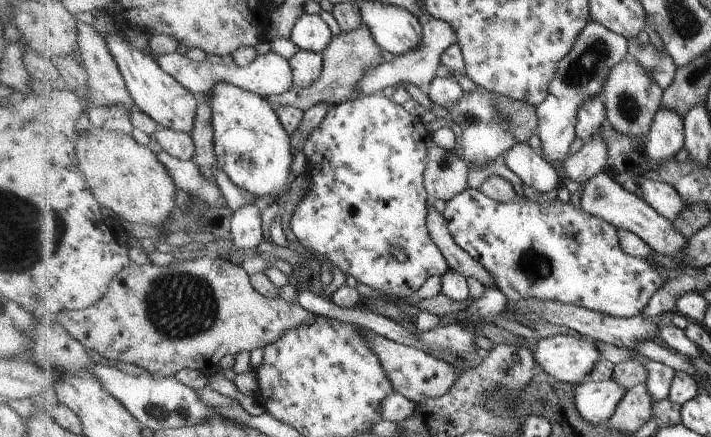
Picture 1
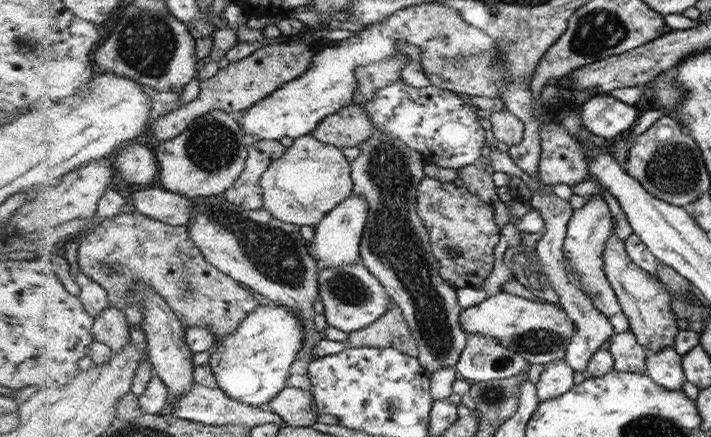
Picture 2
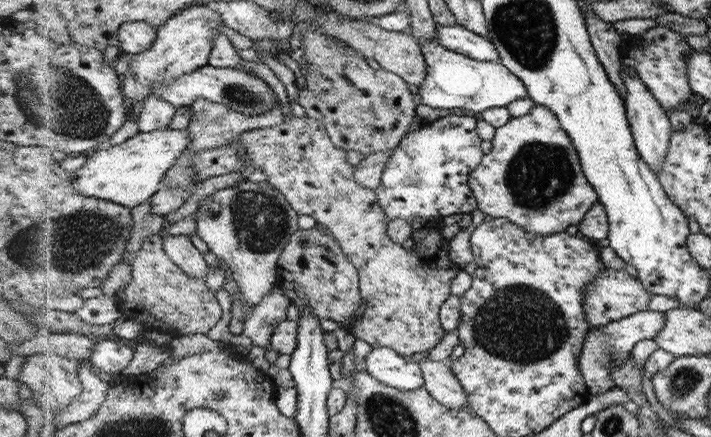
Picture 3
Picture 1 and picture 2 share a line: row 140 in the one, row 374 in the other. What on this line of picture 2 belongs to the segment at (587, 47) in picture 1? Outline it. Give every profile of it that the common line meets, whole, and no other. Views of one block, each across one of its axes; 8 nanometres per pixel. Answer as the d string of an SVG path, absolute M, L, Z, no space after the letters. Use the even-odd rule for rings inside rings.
M564 360L547 363L537 382L537 397L552 400L565 395L574 384L574 370Z

